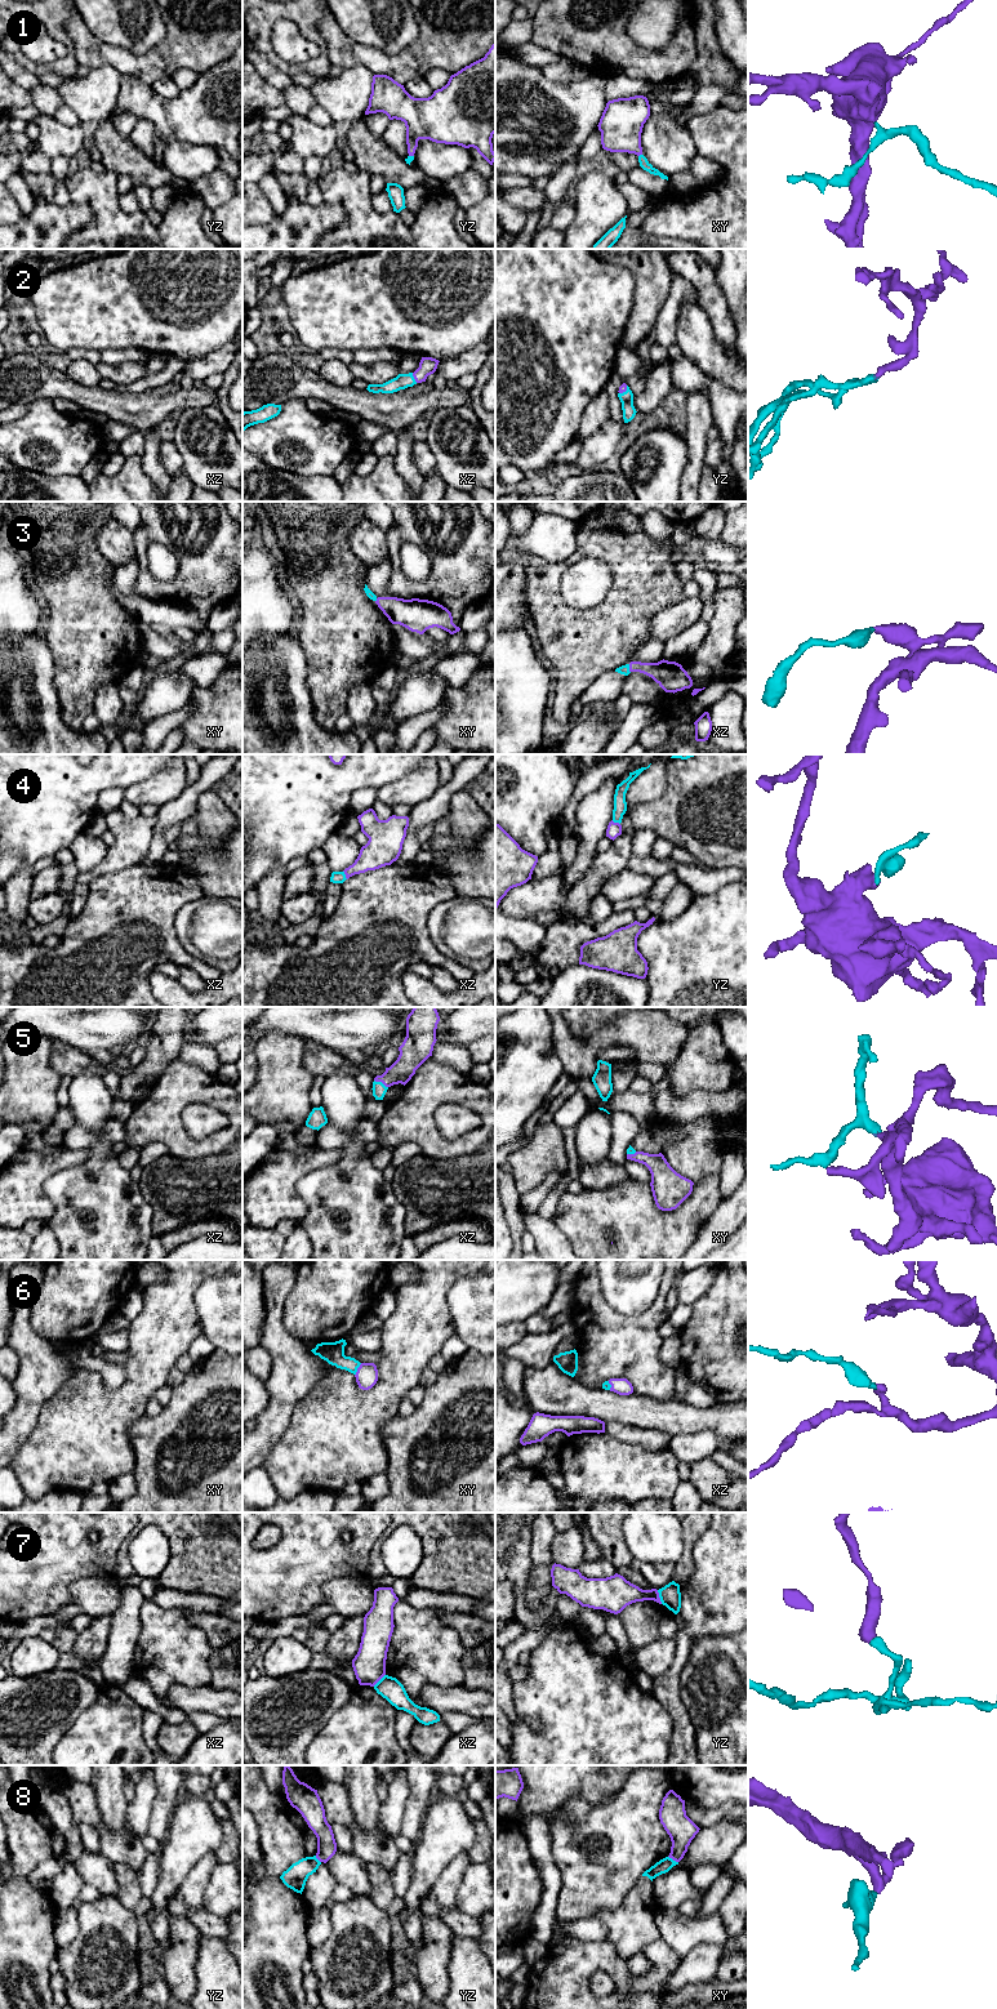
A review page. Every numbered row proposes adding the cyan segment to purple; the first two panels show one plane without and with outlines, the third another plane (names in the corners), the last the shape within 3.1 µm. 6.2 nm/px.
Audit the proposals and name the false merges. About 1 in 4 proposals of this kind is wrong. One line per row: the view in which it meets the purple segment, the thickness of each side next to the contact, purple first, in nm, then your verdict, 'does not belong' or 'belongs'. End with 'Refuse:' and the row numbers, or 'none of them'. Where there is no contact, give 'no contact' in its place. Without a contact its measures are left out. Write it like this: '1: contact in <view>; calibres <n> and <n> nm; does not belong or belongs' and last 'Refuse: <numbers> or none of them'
1: contact in xy; calibres 260 and 60 nm; belongs
2: contact in xz; calibres 110 and 100 nm; belongs
3: contact in xz; calibres 170 and 60 nm; belongs
4: contact in xz; calibres 180 and 80 nm; belongs
5: contact in xz; calibres 160 and 90 nm; belongs
6: contact in xy; calibres 140 and 140 nm; belongs
7: contact in yz; calibres 200 and 130 nm; does not belong
8: contact in xy; calibres 170 and 90 nm; does not belong
Refuse: 7, 8

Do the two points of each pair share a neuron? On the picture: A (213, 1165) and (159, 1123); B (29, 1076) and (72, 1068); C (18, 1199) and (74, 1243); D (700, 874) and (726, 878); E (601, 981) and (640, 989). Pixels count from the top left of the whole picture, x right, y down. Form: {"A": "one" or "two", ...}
{"A": "two", "B": "two", "C": "two", "D": "one", "E": "one"}

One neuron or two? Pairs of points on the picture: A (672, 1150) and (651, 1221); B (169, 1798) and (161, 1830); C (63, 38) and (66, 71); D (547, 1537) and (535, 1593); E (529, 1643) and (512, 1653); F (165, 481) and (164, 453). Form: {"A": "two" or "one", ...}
{"A": "two", "B": "one", "C": "one", "D": "one", "E": "one", "F": "two"}

